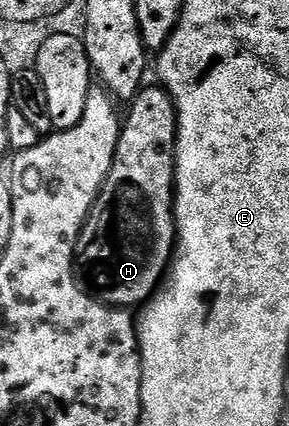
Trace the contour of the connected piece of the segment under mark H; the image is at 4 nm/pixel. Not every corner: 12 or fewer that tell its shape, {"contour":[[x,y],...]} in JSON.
{"contour":[[128,103],[75,247],[106,306],[140,307],[175,249],[177,109]]}

